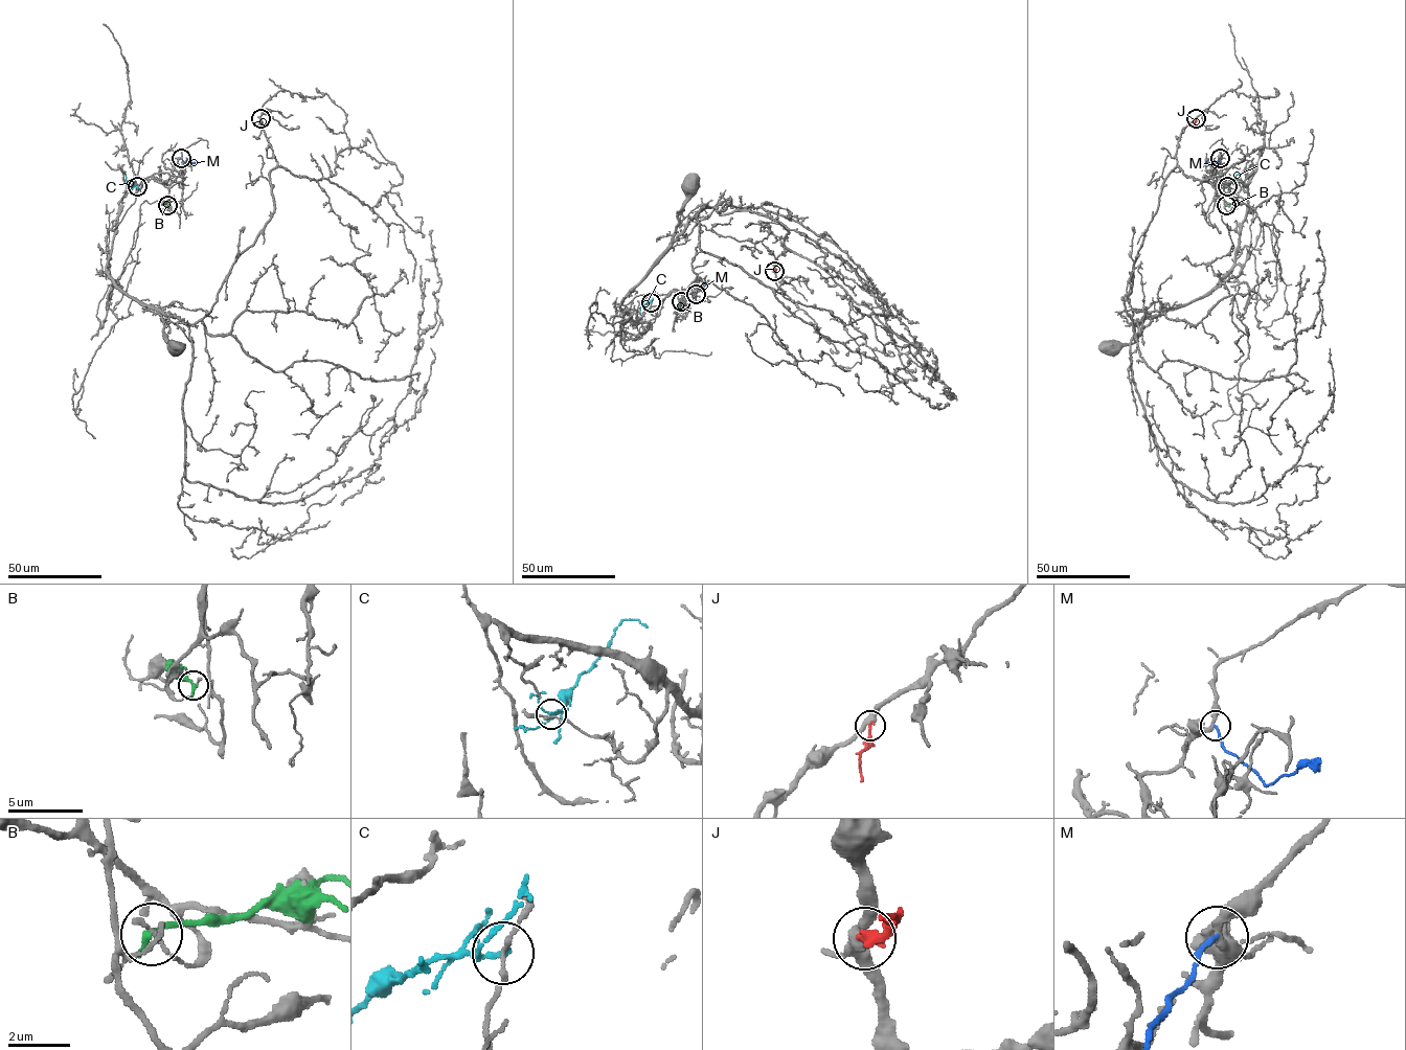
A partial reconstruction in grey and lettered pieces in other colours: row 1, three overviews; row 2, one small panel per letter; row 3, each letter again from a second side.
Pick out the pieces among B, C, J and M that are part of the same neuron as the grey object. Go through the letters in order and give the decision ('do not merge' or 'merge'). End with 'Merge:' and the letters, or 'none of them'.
B: do not merge
C: do not merge
J: do not merge
M: do not merge
Merge: none of them

